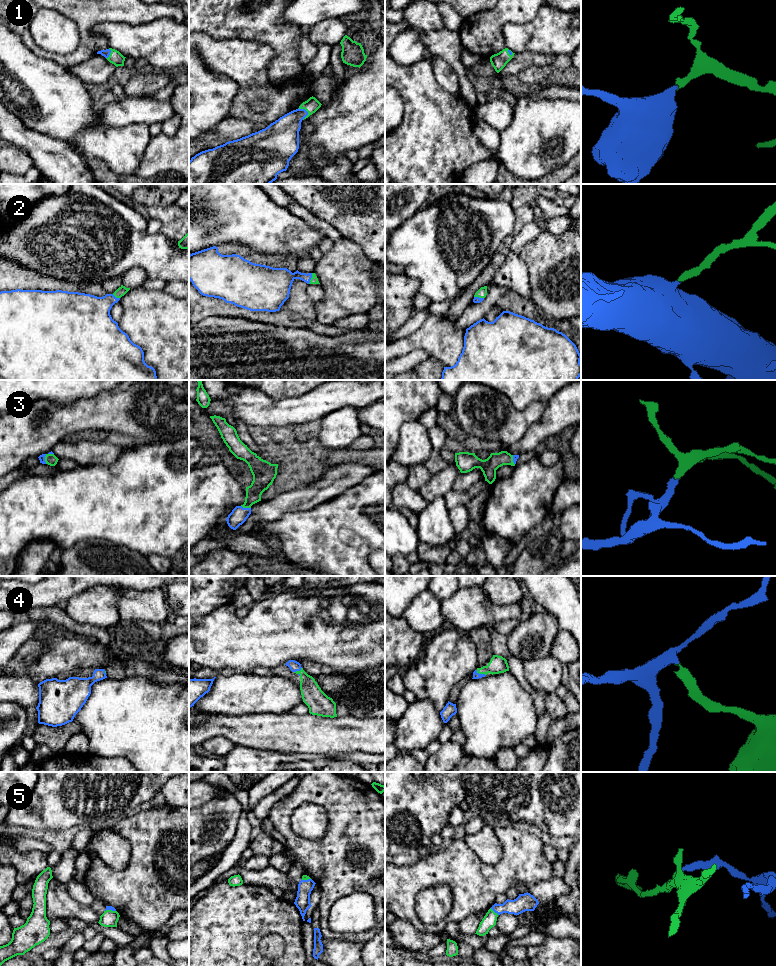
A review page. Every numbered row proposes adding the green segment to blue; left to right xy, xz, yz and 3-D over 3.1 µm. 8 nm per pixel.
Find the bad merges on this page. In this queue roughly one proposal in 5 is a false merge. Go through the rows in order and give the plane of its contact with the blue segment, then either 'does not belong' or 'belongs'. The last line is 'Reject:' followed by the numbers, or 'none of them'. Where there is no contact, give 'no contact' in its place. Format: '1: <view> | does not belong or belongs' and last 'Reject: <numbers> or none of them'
1: xz | belongs
2: xz | belongs
3: xz | belongs
4: yz | belongs
5: yz | belongs
Reject: none of them

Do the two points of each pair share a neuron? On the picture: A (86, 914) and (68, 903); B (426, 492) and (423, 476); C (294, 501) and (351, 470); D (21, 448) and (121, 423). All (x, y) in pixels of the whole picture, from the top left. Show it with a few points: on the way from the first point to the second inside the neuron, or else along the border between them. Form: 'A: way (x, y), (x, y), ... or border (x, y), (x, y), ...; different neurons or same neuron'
A: way (82, 912), (72, 907); same neuron
B: border (432, 475), (417, 490); different neurons
C: way (308, 496), (326, 488), (337, 480); same neuron
D: way (46, 427), (51, 423), (66, 420), (96, 420); same neuron

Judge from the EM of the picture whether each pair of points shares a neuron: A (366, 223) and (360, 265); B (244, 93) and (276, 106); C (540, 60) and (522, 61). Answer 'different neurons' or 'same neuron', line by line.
A: different neurons
B: same neuron
C: same neuron

